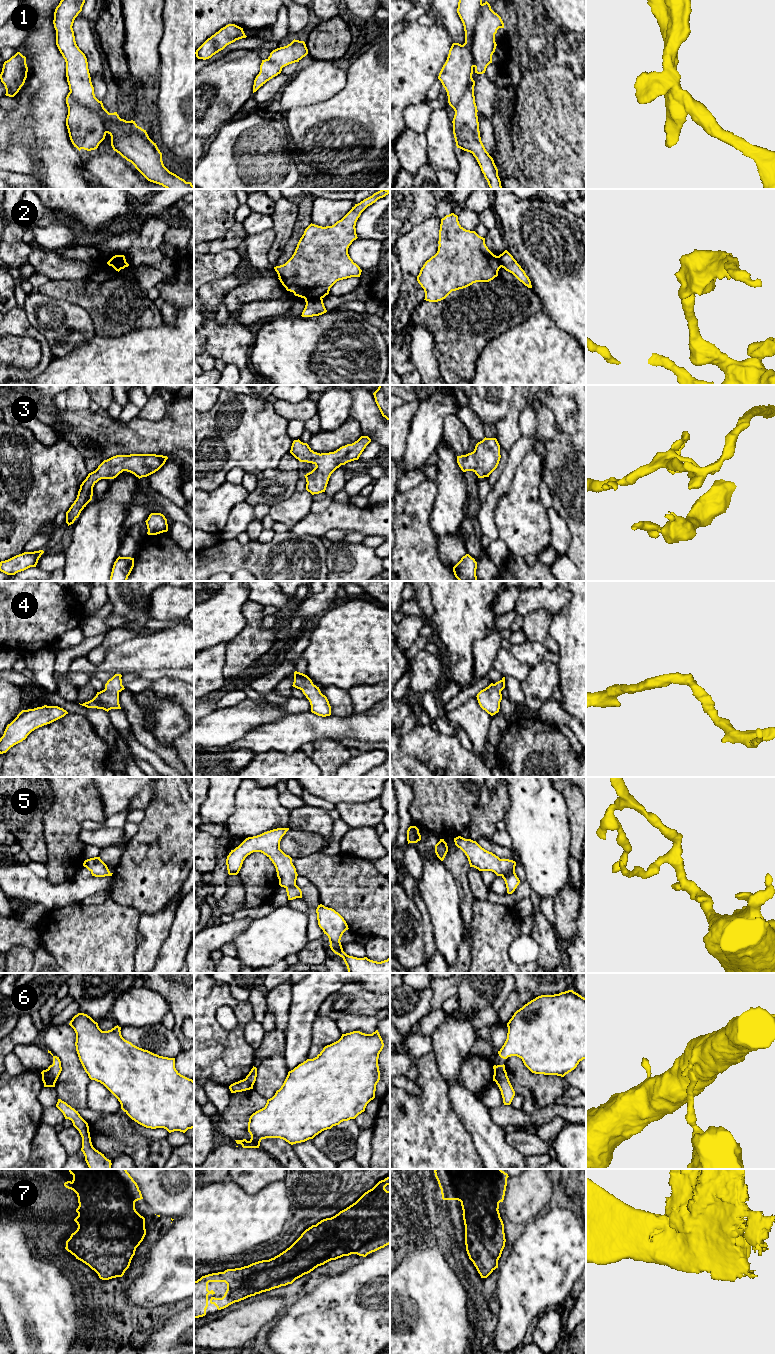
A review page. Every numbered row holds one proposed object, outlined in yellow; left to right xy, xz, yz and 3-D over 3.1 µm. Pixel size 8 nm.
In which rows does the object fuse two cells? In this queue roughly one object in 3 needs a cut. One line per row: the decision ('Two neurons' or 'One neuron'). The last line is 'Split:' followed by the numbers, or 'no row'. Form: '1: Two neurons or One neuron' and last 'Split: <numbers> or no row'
1: Two neurons
2: Two neurons
3: One neuron
4: One neuron
5: One neuron
6: Two neurons
7: Two neurons
Split: 1, 2, 6, 7

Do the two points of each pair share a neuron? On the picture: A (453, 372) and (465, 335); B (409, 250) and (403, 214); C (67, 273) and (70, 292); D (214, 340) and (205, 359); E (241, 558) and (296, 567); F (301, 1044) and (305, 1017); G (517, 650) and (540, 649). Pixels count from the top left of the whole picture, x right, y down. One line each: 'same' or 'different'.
A: same
B: different
C: different
D: different
E: same
F: same
G: same

